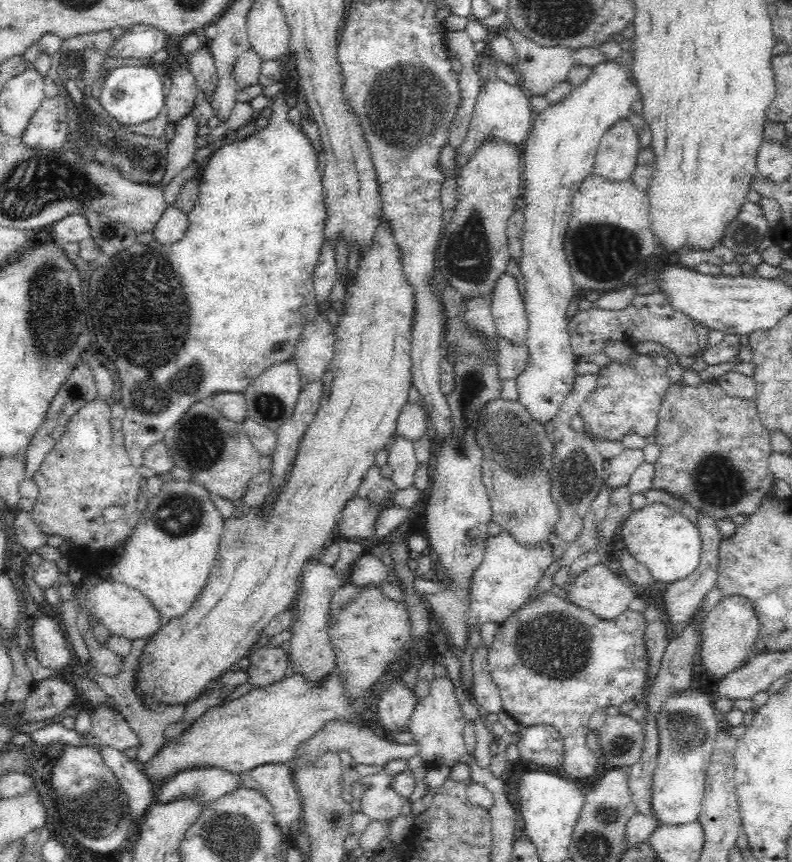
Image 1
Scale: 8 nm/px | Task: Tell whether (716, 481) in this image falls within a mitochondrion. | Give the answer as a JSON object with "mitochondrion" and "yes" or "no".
{"mitochondrion":"yes"}

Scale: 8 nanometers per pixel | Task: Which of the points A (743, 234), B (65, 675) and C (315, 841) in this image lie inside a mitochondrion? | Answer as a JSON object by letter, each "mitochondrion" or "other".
{"A":"mitochondrion","B":"other","C":"other"}

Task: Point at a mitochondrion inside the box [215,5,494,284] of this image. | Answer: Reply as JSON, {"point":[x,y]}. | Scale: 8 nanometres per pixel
{"point":[407,107]}

